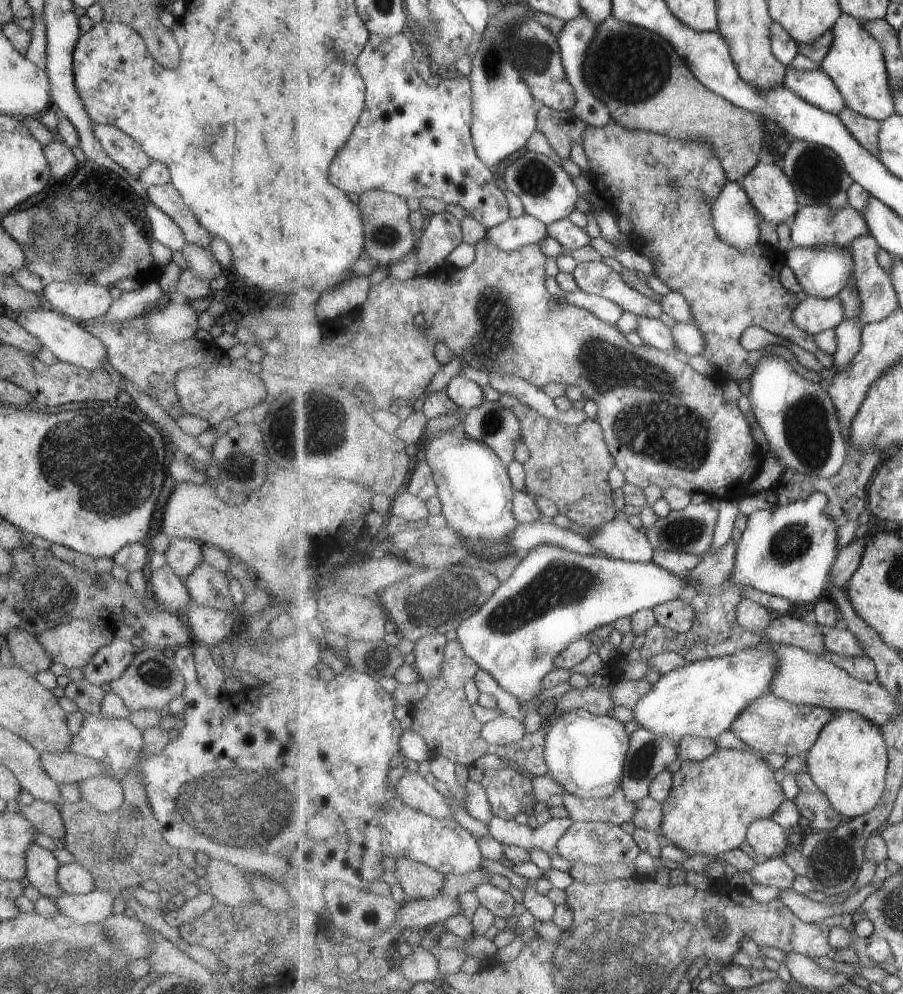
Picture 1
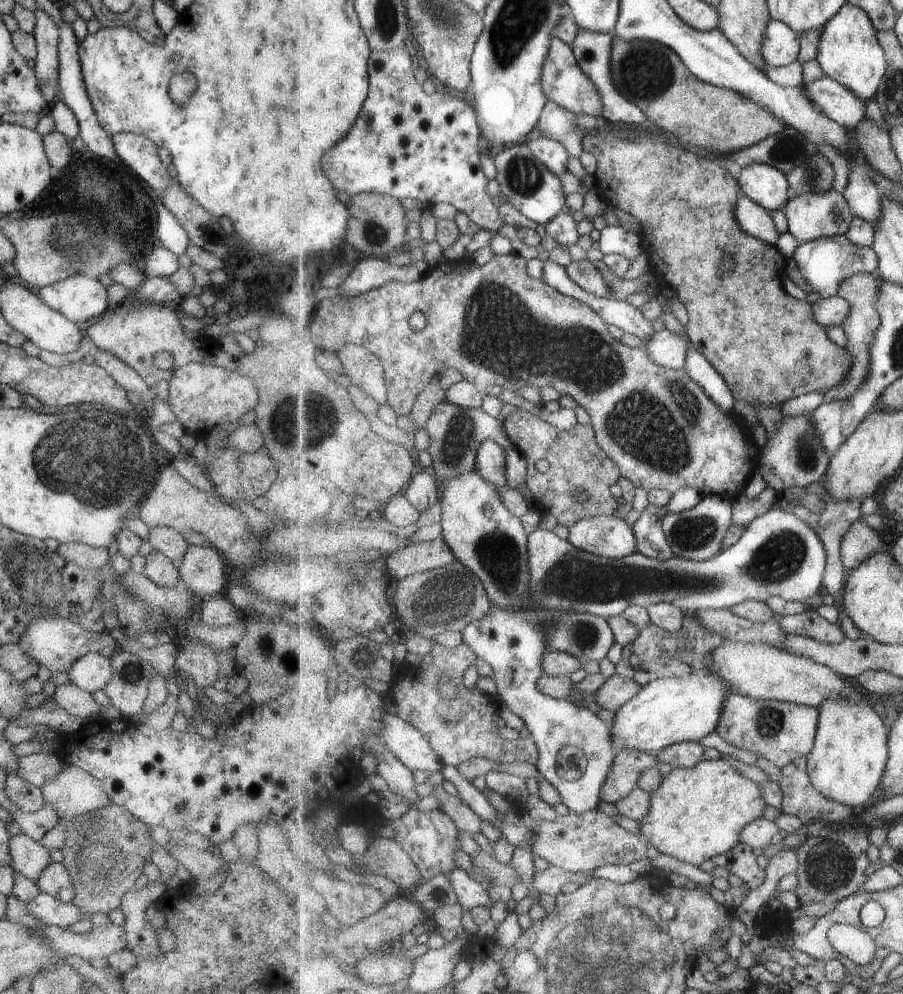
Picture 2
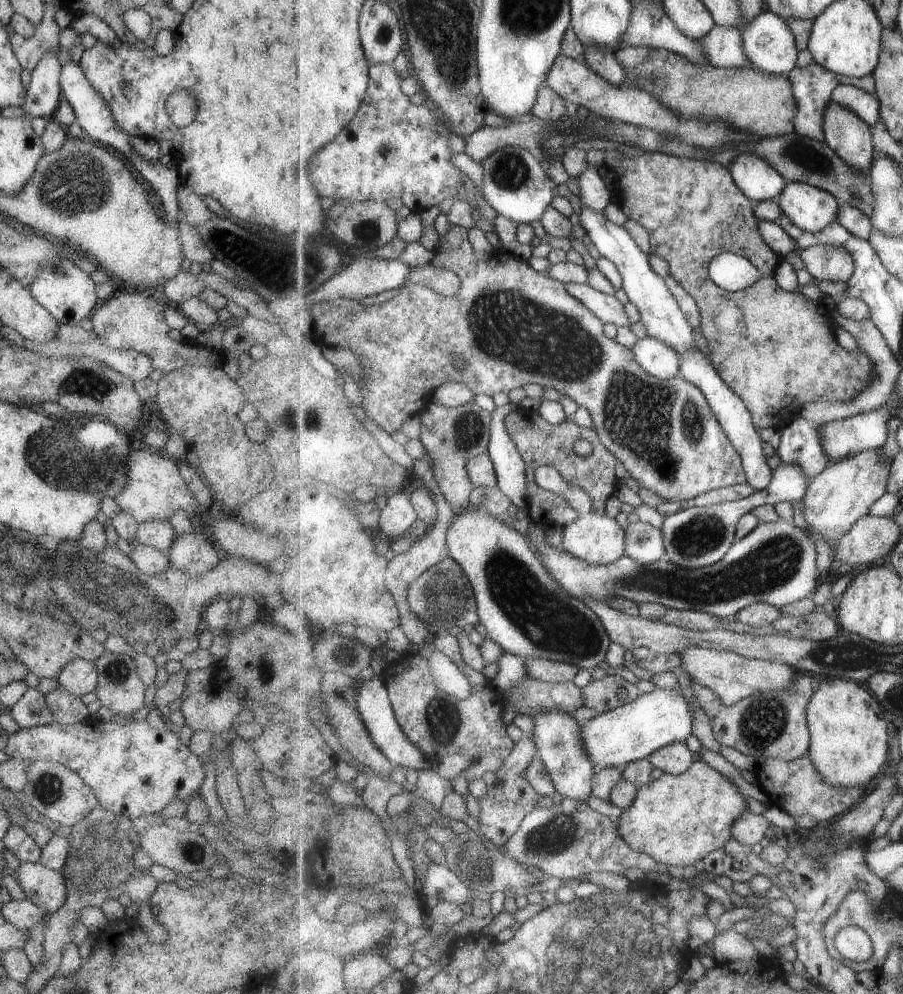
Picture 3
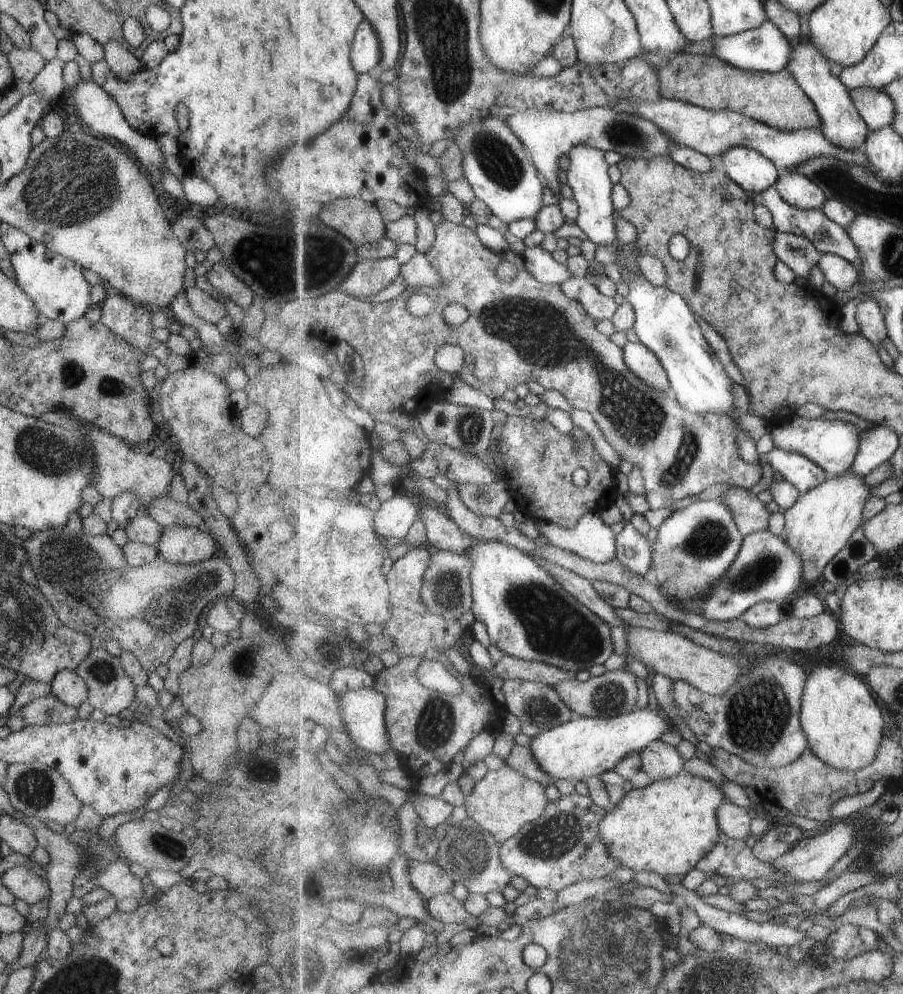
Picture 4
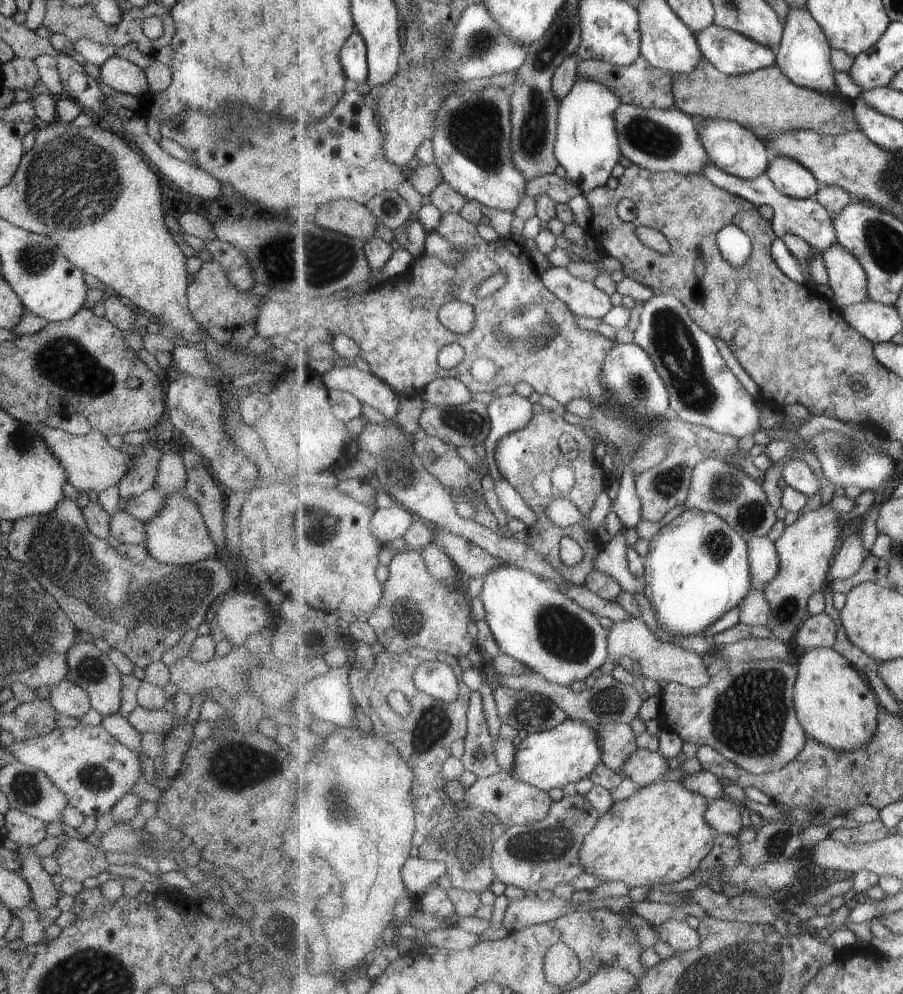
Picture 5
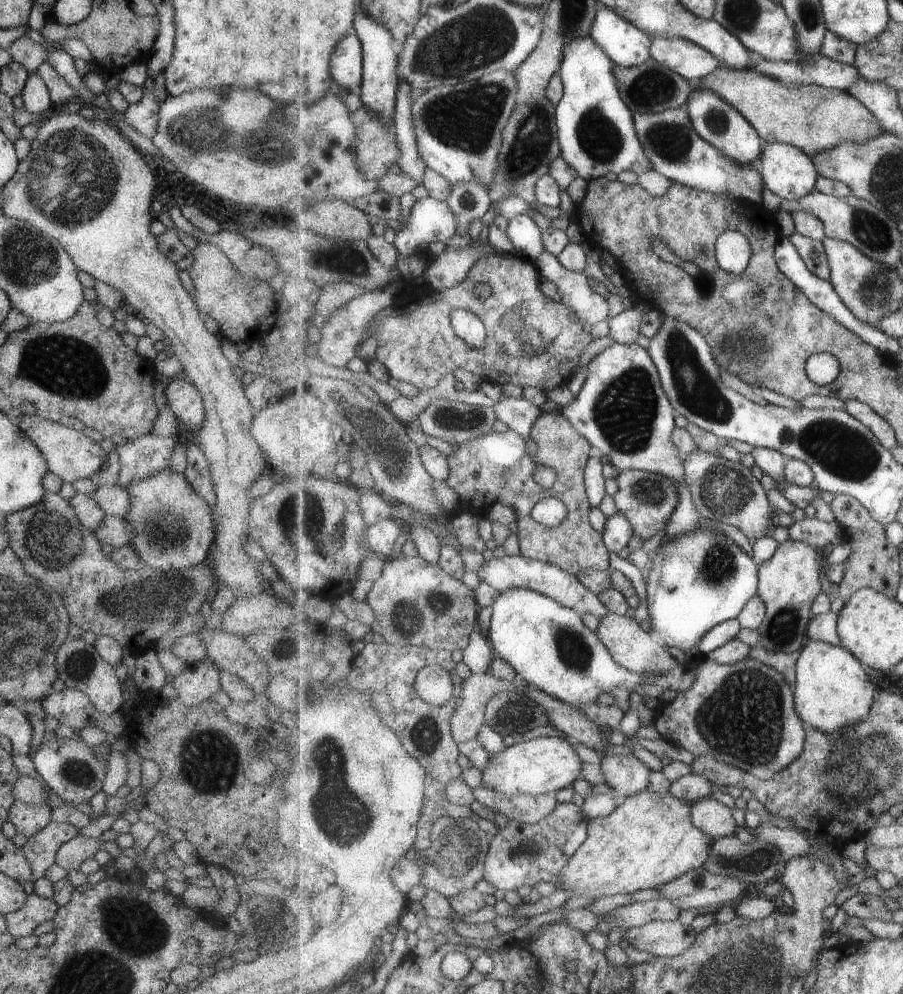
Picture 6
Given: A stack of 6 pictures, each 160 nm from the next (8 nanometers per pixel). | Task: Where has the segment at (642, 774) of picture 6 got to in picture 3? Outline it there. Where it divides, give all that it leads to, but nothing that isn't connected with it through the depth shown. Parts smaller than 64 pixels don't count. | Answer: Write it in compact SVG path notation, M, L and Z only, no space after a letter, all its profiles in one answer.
M683 741L663 746L662 749L651 754L648 760L654 768L673 775L684 774L695 763L693 752L687 748L687 744Z

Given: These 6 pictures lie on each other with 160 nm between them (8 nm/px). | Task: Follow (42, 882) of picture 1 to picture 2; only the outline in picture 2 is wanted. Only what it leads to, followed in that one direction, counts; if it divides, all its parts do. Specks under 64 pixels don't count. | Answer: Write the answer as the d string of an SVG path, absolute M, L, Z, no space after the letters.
M25 832L11 835L8 846L9 866L33 883L39 878L41 870L52 863L49 850L26 836Z

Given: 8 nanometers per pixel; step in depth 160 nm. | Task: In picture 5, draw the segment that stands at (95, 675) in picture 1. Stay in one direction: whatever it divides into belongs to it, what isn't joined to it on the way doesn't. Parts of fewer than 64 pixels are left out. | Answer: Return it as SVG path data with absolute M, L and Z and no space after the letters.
M66 679L57 682L51 688L47 700L59 715L71 716L71 718L81 719L91 708L85 690Z

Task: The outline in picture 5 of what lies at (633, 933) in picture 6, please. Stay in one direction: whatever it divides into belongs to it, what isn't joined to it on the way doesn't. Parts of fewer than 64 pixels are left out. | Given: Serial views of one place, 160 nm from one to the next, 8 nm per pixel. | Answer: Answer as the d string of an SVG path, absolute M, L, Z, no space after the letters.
M681 919L668 920L653 927L653 930L659 936L658 940L665 942L677 953L695 948L702 941L699 931L693 930Z

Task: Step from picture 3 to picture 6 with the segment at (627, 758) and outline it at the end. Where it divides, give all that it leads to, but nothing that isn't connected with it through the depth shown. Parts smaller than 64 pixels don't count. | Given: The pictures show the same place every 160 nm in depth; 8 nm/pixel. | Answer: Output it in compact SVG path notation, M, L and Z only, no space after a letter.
M537 737L493 754L482 773L481 785L484 783L485 787L509 796L555 793L581 778L582 766L582 758L579 758L577 745L573 740L565 742L559 738Z

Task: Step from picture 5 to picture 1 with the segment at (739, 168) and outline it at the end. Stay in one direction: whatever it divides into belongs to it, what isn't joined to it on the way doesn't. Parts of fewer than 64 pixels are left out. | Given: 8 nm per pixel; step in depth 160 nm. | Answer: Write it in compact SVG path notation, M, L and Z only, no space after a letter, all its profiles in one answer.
M777 162L759 163L744 178L743 187L756 211L777 227L783 222L791 223L803 208L799 203L797 188Z

